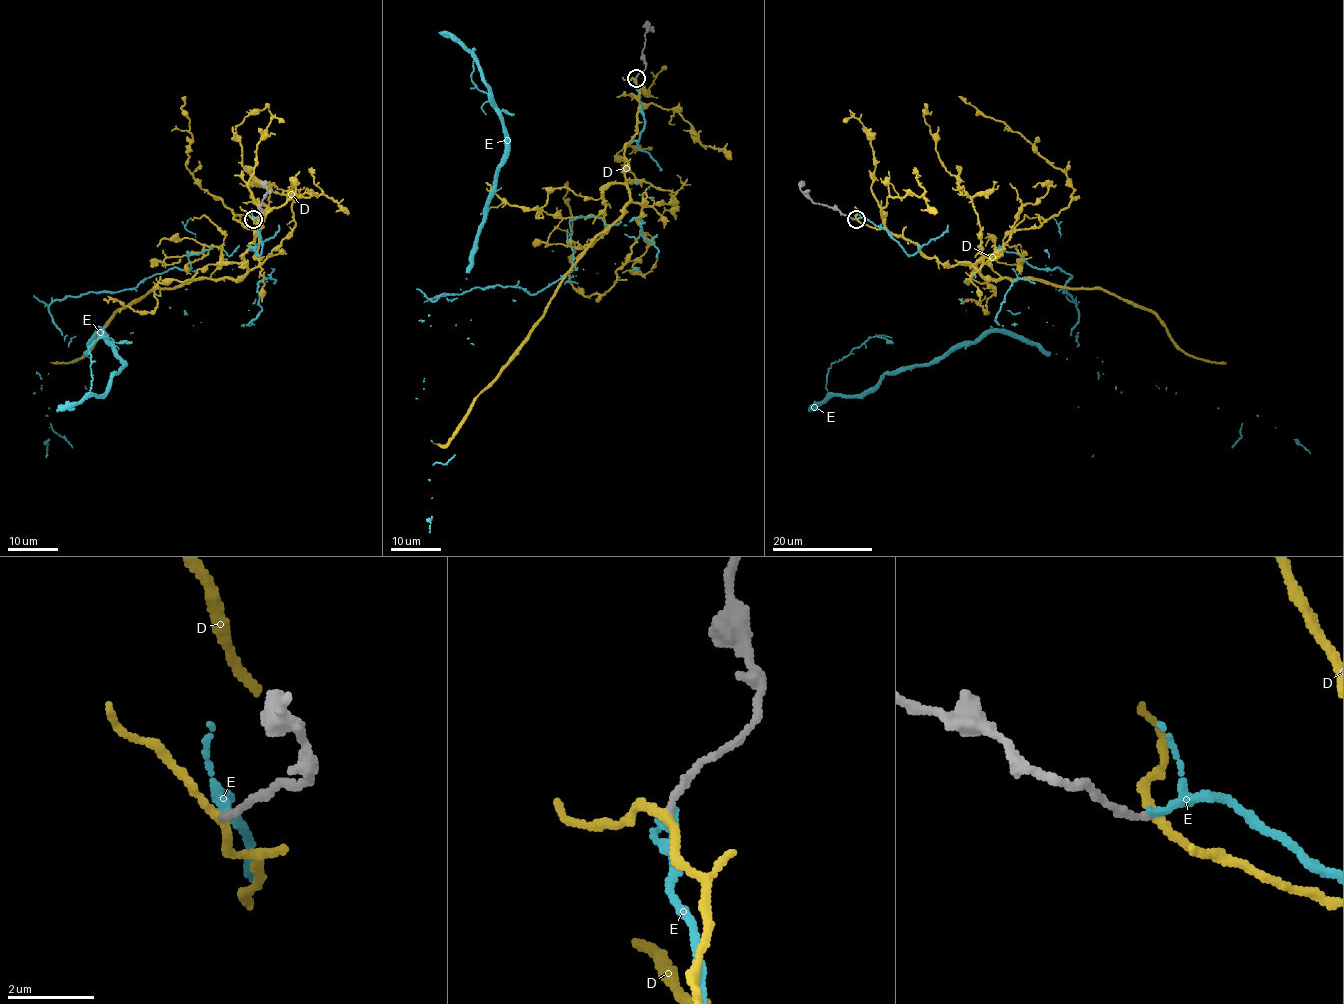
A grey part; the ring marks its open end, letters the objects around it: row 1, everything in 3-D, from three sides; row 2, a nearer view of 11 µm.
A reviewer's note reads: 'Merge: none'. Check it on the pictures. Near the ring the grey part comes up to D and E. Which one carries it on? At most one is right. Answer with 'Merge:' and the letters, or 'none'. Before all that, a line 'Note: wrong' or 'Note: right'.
Note: wrong
Merge: D

